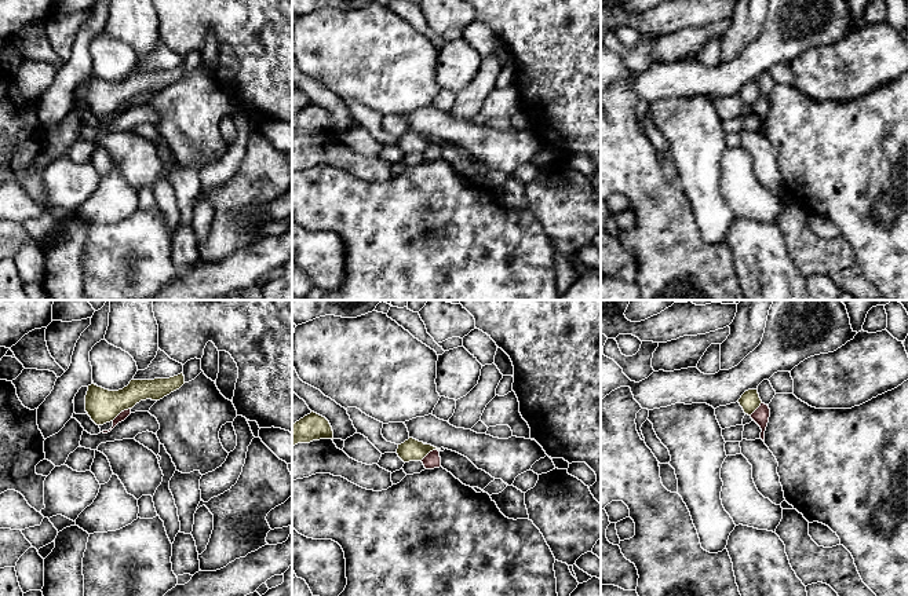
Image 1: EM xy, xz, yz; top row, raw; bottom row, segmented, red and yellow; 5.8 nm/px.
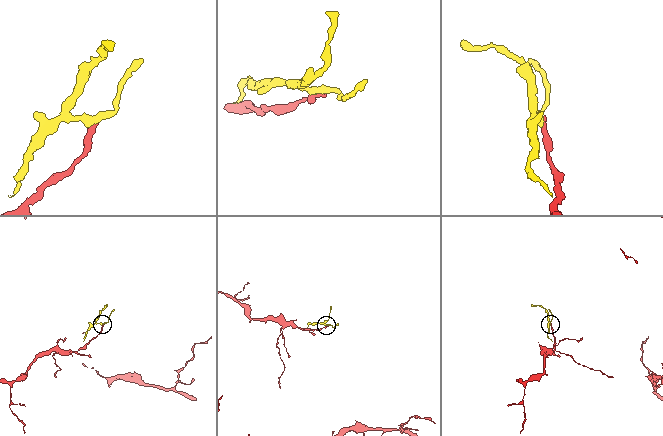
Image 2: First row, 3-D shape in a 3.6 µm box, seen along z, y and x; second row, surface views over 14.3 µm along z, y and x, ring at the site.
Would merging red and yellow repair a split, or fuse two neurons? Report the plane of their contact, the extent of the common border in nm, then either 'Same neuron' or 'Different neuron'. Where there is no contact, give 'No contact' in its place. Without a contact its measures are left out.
Touches red in xy. Shared border 130 nm. Different neuron

